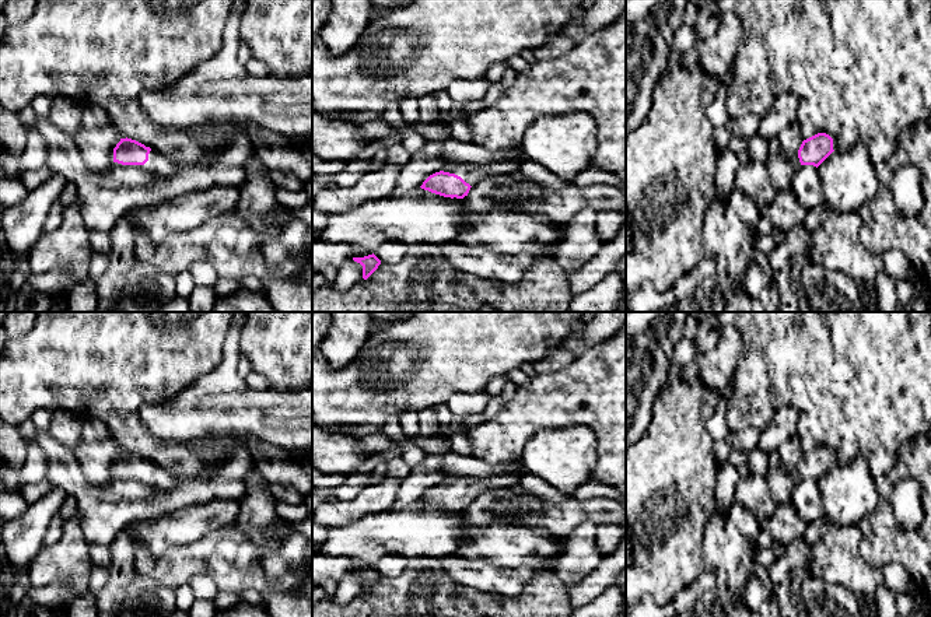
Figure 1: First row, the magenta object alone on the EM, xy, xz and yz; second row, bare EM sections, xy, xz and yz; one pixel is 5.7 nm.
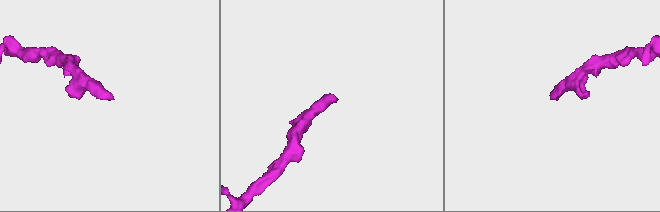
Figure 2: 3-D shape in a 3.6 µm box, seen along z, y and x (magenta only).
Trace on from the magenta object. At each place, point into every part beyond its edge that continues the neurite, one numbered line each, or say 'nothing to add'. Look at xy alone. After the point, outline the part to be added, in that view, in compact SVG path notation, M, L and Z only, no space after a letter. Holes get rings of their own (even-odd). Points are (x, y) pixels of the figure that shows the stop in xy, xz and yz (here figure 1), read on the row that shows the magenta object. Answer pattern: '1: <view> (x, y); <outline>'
1: xy (158, 164); M151 150L144 169L157 178L169 178L178 171L178 164L172 162L165 154Z

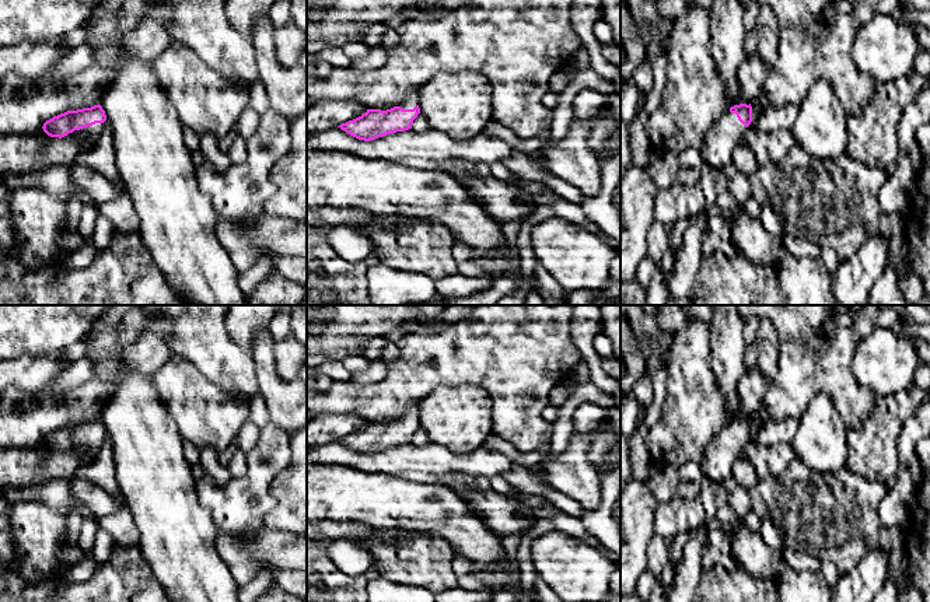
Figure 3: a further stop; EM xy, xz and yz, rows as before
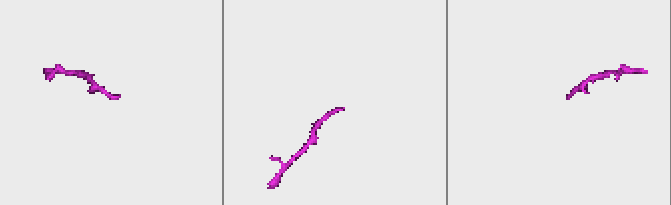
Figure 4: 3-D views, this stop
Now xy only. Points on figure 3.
1: xy (93, 133); M95 123L92 126L87 126L80 130L74 130L73 133L69 133L67 136L81 133L83 136L85 136L91 141L91 146L94 147L102 133L102 129L104 129L104 123ZM64 136L64 137L67 137L67 136Z

